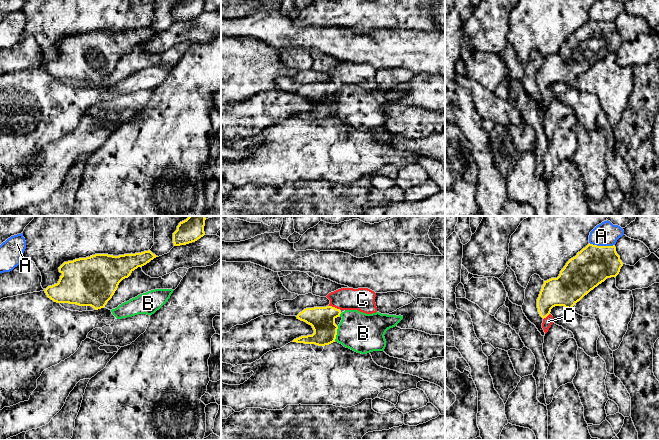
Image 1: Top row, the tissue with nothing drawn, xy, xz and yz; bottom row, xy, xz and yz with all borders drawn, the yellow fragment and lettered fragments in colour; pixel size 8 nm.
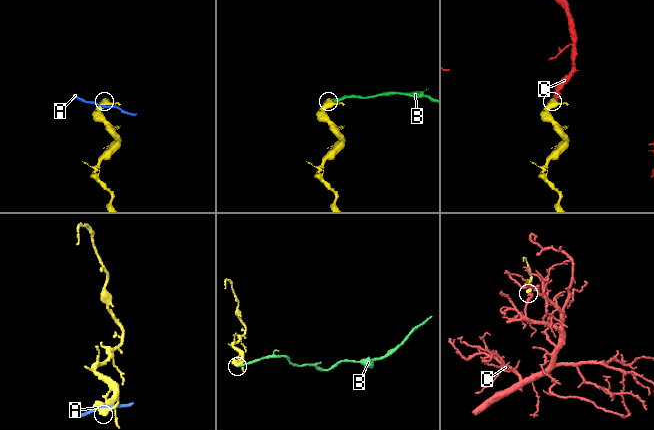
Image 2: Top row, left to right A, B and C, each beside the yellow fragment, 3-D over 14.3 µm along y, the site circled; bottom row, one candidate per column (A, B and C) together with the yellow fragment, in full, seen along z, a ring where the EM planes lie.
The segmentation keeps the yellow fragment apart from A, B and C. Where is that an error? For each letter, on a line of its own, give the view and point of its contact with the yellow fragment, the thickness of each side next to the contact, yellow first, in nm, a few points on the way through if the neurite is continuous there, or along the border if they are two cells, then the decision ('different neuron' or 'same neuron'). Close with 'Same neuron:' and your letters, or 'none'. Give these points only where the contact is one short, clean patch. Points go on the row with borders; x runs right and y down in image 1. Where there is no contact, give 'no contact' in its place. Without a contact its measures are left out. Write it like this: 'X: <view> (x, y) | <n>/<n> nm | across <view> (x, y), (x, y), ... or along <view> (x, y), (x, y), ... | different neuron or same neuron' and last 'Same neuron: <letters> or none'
A: yz (602, 246) | 300/190 nm | different neuron
B: xz (336, 333) | 200/320 nm | along xz (338, 326), (334, 340) | different neuron
C: xz (335, 308) | 200/190 nm | across xz (322, 319), (335, 308), (344, 299), (362, 299) | same neuron
Same neuron: C

